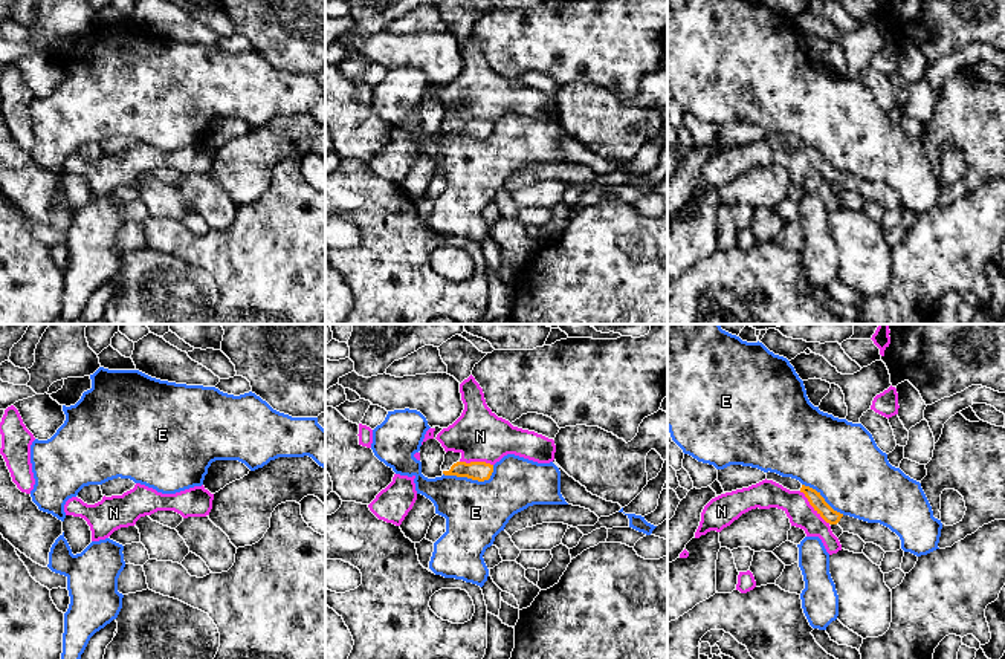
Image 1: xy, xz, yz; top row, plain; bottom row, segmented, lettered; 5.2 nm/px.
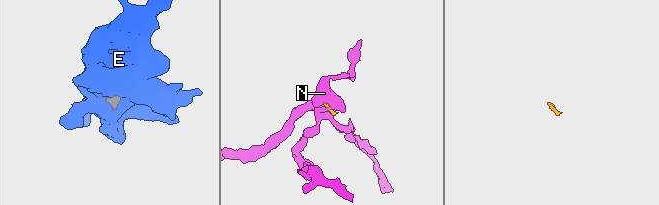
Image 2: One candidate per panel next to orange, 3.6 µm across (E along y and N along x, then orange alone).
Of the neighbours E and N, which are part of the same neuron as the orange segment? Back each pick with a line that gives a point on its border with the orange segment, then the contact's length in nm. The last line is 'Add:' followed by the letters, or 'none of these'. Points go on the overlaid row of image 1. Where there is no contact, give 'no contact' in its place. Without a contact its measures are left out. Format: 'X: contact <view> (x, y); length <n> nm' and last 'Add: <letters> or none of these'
Add: none of these

